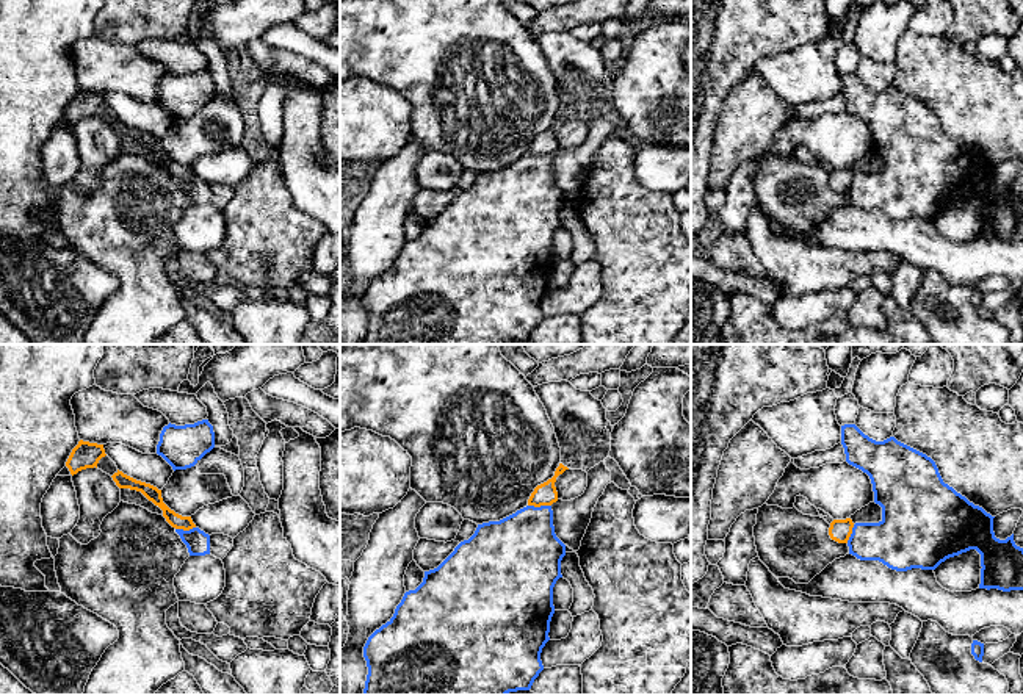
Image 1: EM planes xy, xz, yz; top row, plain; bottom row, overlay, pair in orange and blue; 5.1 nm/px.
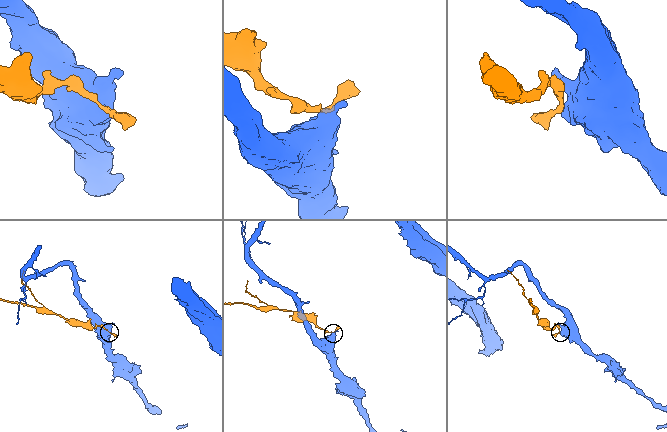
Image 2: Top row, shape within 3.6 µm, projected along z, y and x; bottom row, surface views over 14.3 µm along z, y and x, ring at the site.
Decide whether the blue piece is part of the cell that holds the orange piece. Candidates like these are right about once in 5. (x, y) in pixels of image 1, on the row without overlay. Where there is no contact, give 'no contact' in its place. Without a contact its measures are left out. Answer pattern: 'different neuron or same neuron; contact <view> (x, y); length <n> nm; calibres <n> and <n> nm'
different neuron; contact xz (539, 155); length 120 nm; calibres 120 and 380 nm

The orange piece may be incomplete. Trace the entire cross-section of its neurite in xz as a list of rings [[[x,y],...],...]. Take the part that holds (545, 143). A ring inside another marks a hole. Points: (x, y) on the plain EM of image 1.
[[[559,113],[559,116],[555,121],[555,125],[534,138],[534,141],[528,149],[528,155],[540,157],[540,155],[551,155],[553,152],[556,152],[558,141],[556,141],[555,131],[556,131],[556,127],[562,124],[566,119],[569,117]]]

